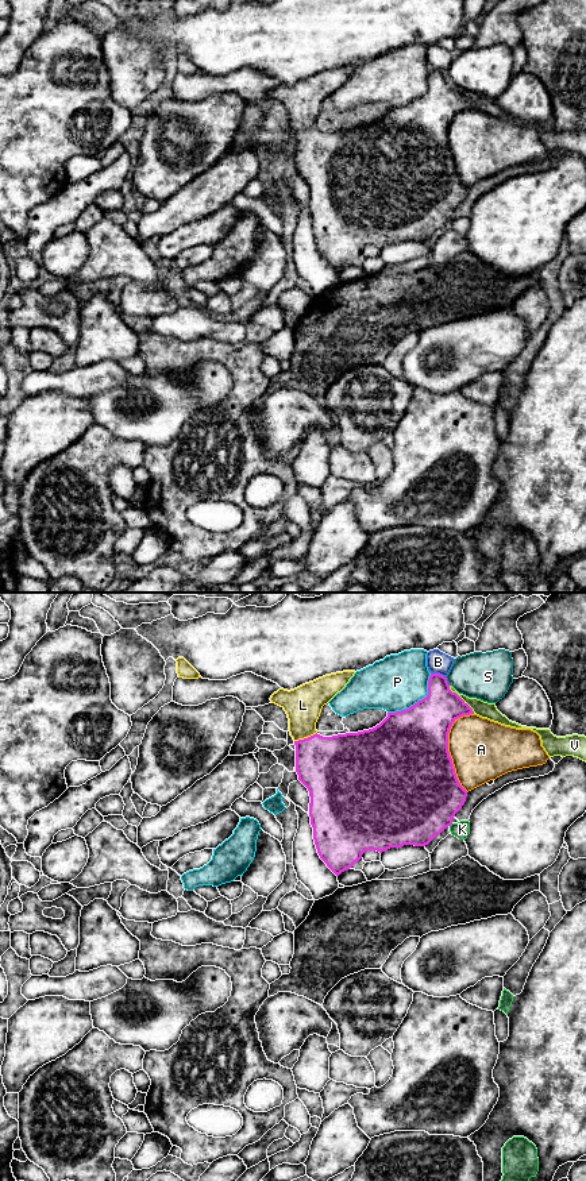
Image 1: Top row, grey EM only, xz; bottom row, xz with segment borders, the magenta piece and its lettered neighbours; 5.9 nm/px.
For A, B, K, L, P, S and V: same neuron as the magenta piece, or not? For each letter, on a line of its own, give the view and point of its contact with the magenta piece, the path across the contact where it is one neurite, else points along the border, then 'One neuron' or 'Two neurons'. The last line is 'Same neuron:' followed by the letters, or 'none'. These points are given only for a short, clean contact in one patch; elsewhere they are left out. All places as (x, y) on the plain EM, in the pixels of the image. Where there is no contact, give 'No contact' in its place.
A: Touches magenta at xz (447, 143). Two neurons
B: Touches magenta at xz (438, 69). Two neurons
K: No contact. Two neurons
L: Touches magenta at xz (305, 134). Path across: xz (334, 165), (305, 134), (303, 126), (303, 100). One neuron
P: Touches magenta at xz (419, 96). Two neurons
S: Touches magenta at xz (446, 76). Two neurons
V: Touches magenta at xz (462, 95). Two neurons
Same neuron: L

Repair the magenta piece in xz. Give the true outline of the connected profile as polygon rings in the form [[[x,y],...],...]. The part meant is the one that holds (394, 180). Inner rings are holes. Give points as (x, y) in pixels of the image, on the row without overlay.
[[[354,69],[325,70],[290,86],[279,84],[270,93],[288,109],[296,140],[296,167],[311,192],[315,240],[336,271],[359,256],[366,246],[382,248],[404,240],[428,240],[452,220],[467,192],[448,147],[448,128],[458,113],[474,107],[450,85],[447,73],[440,69],[431,69],[424,94],[406,105],[388,108],[373,124],[332,132],[317,128],[323,101],[346,82]]]

